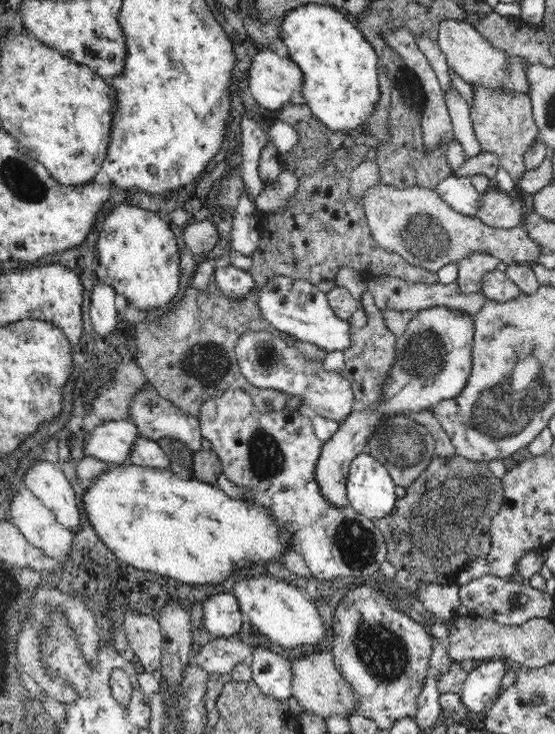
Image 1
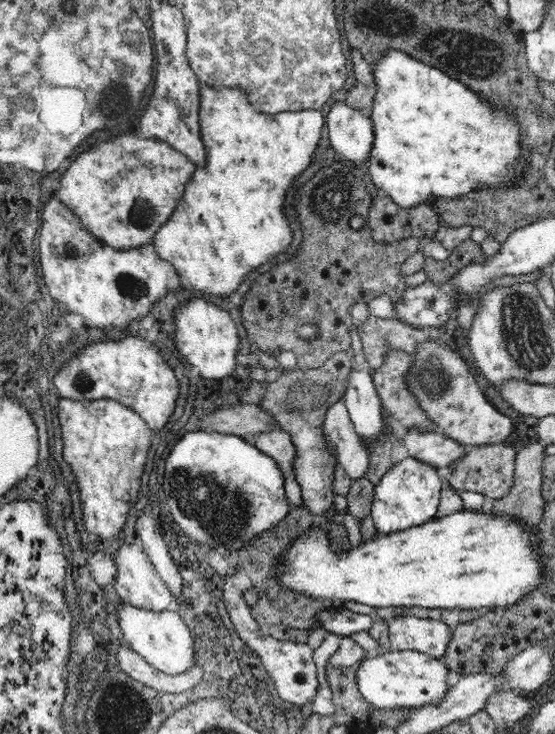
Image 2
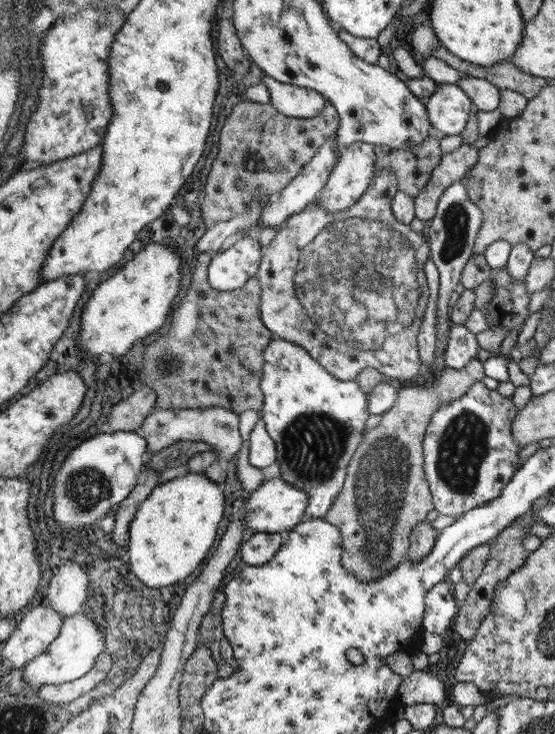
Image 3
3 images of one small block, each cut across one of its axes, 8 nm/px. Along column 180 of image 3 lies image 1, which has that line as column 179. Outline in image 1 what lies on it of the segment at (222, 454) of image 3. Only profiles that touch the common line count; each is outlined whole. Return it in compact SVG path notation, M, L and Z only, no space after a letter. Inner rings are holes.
M154 386L144 388L142 392L138 392L132 398L132 404L130 404L130 420L132 420L134 426L138 426L138 432L140 432L142 438L148 438L152 442L170 438L170 440L182 442L192 452L202 450L202 440L204 438L202 438L202 430L200 430L200 420L194 418L194 416L188 416L180 408L172 406L172 402L164 400Z

